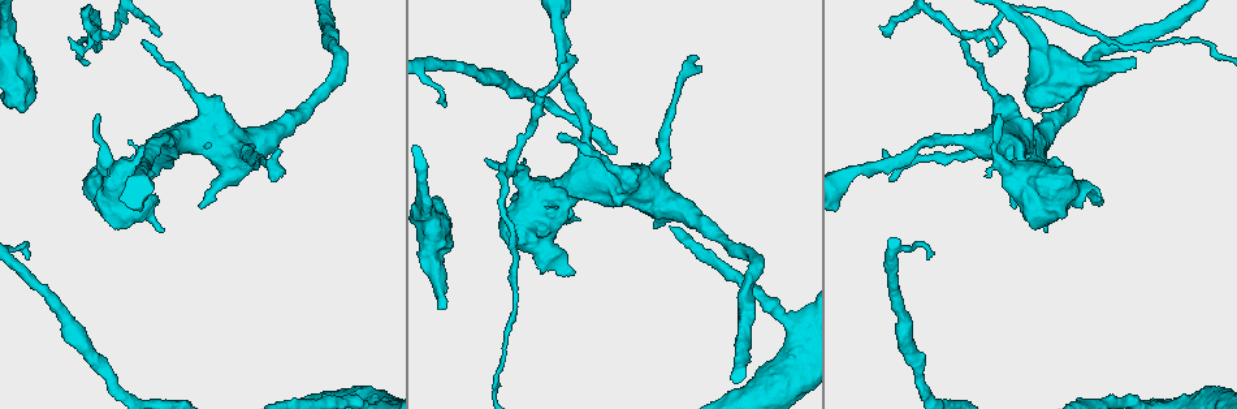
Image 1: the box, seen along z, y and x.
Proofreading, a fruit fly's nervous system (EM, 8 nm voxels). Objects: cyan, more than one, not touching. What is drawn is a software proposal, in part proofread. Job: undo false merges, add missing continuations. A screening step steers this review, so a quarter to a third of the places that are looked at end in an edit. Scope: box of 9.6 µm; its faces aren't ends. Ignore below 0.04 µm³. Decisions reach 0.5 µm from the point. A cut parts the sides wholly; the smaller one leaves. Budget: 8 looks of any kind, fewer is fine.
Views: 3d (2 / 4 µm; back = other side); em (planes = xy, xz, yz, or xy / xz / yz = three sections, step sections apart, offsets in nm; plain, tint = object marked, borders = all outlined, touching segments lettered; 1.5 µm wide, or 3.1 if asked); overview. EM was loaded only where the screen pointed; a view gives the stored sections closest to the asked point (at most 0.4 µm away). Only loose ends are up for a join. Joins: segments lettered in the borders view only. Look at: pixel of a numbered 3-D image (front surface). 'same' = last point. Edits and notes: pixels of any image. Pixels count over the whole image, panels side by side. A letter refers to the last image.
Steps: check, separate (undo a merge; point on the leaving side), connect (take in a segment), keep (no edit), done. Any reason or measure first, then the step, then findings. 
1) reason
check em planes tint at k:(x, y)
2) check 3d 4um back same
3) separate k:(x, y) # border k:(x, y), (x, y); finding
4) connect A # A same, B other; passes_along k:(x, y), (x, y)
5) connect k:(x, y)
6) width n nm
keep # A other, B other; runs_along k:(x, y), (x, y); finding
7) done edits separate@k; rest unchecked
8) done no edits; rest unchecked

free end
check em planes borders at 1:(29, 56)

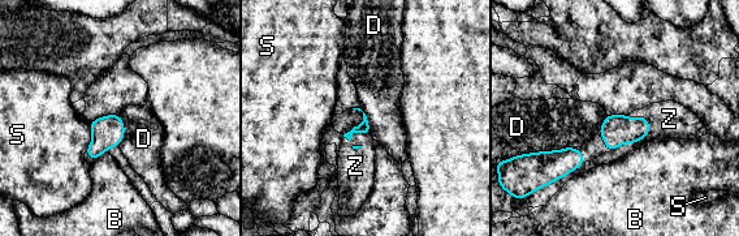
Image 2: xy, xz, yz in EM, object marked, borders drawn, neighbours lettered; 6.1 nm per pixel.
connect Z # B other, D other, S other, Z same; the cell continues

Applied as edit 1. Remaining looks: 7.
see it whole again
check overview

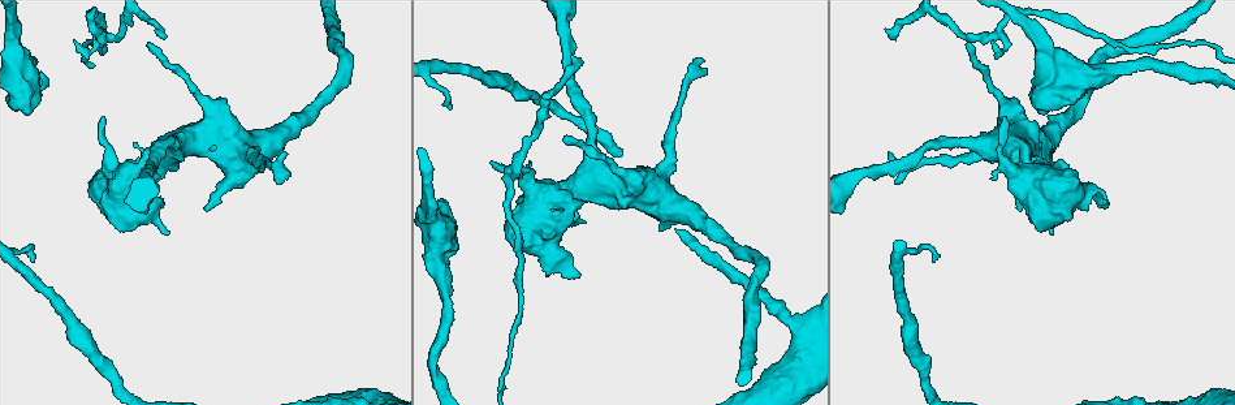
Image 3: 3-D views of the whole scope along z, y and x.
tapers out
check 3d 4um at 3:(447, 102)

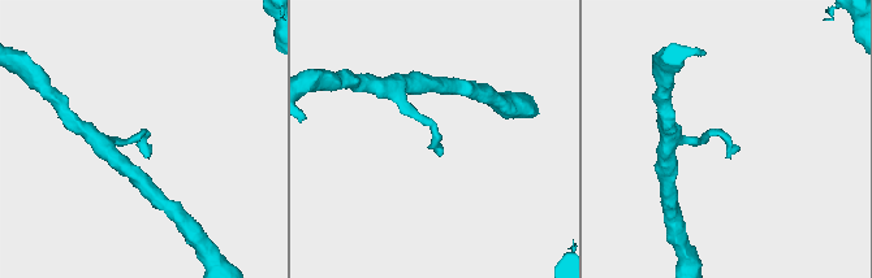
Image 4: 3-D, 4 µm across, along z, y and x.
now the EM
check em planes borders at 4:(438, 145)

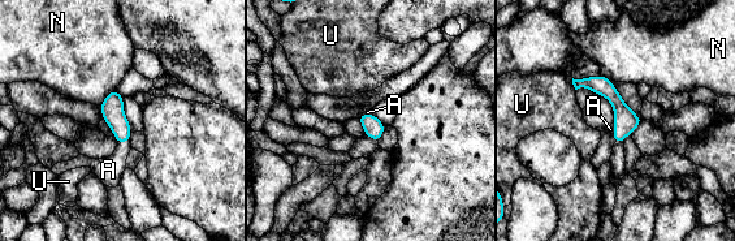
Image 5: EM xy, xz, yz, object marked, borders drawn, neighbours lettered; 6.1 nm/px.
longest_contact N 140 nm
connect A # A same, N other, U other; it goes on there

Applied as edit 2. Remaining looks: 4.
branch stops here
check em yz step 4 tint at 3:(27, 112)

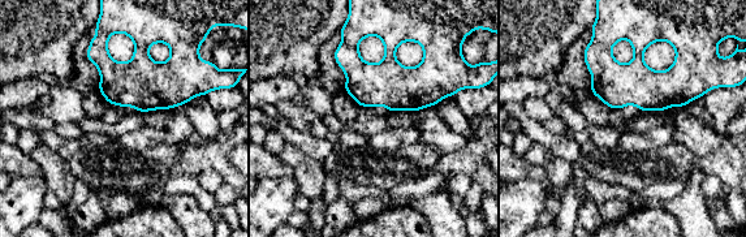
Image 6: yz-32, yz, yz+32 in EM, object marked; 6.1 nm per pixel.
check em xy step 8 borders same

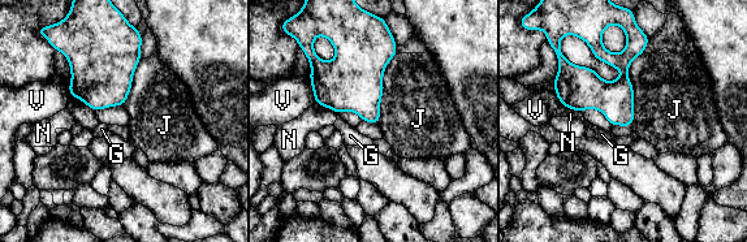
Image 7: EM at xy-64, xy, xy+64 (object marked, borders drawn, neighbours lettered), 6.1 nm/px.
keep # G other, J other, N other, V other; border 7:(643, 52), (627, 72), (631, 125); none of them fits

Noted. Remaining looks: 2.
done edits connect@2, connect@5; rest unchecked

